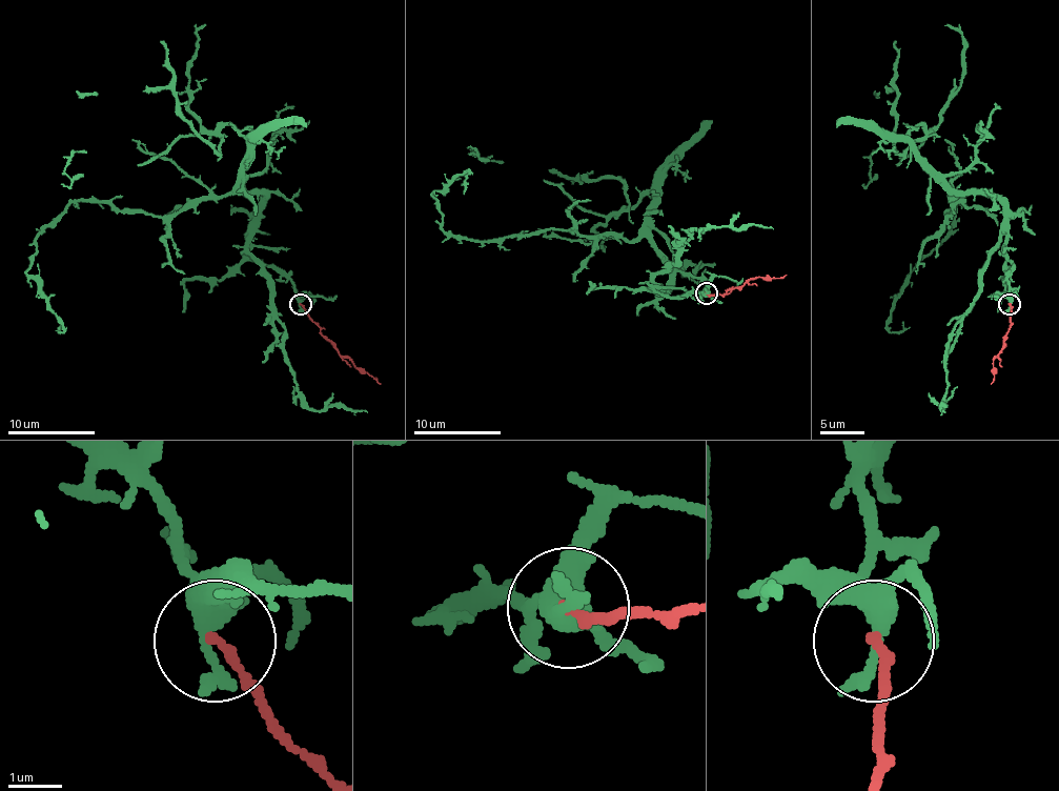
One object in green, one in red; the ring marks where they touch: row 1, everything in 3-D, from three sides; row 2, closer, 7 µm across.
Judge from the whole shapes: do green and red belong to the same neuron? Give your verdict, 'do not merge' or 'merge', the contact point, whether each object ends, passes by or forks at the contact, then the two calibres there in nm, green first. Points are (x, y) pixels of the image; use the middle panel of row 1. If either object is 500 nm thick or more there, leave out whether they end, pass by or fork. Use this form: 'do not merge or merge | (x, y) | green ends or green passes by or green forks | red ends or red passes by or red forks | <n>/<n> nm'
do not merge | (707, 293) | green passes by | red ends | 360/180 nm

